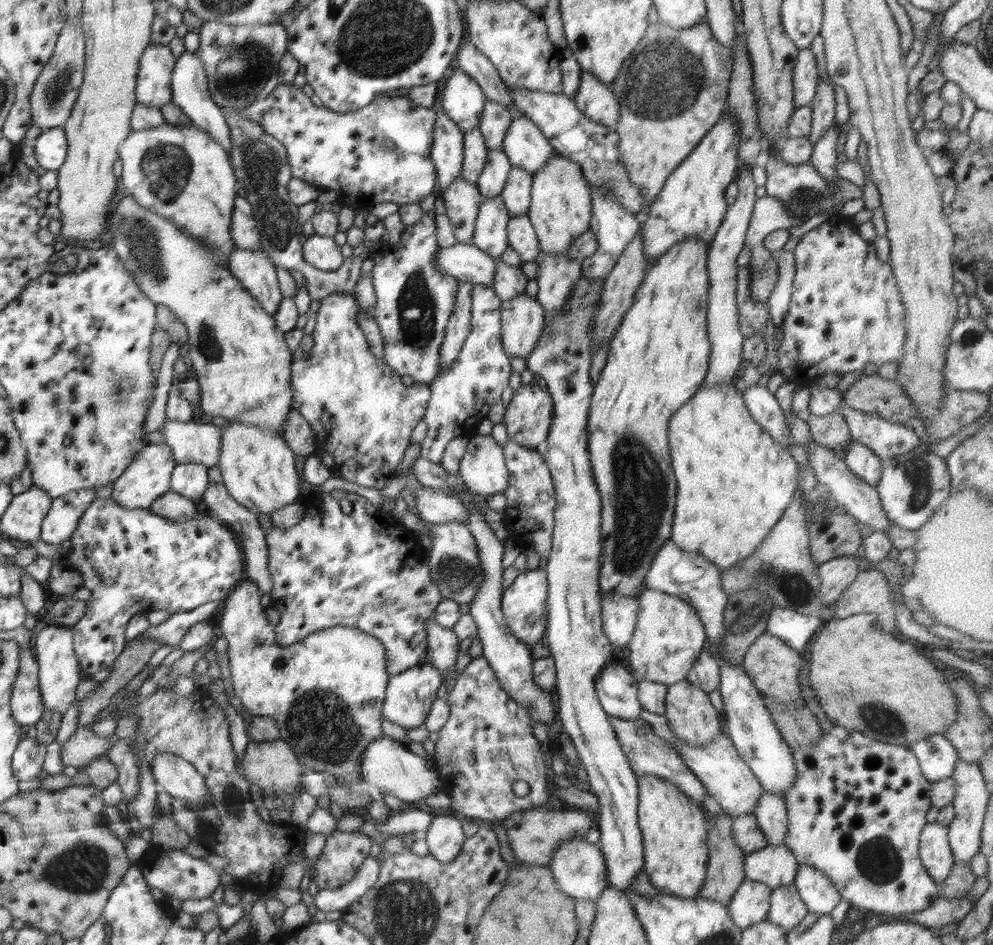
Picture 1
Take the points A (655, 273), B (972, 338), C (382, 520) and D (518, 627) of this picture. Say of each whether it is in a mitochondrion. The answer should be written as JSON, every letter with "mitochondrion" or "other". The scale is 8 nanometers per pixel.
{"A":"other","B":"mitochondrion","C":"other","D":"other"}

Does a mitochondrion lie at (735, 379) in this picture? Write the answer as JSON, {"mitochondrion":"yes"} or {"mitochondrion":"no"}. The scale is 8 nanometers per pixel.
{"mitochondrion":"no"}

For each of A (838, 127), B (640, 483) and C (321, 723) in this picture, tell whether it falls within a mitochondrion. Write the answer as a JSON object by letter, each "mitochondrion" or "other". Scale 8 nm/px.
{"A":"other","B":"mitochondrion","C":"mitochondrion"}

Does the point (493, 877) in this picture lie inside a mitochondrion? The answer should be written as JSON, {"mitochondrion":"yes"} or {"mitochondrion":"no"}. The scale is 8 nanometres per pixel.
{"mitochondrion":"no"}

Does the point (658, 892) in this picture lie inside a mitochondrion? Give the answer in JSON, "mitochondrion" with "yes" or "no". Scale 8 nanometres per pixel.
{"mitochondrion":"no"}

